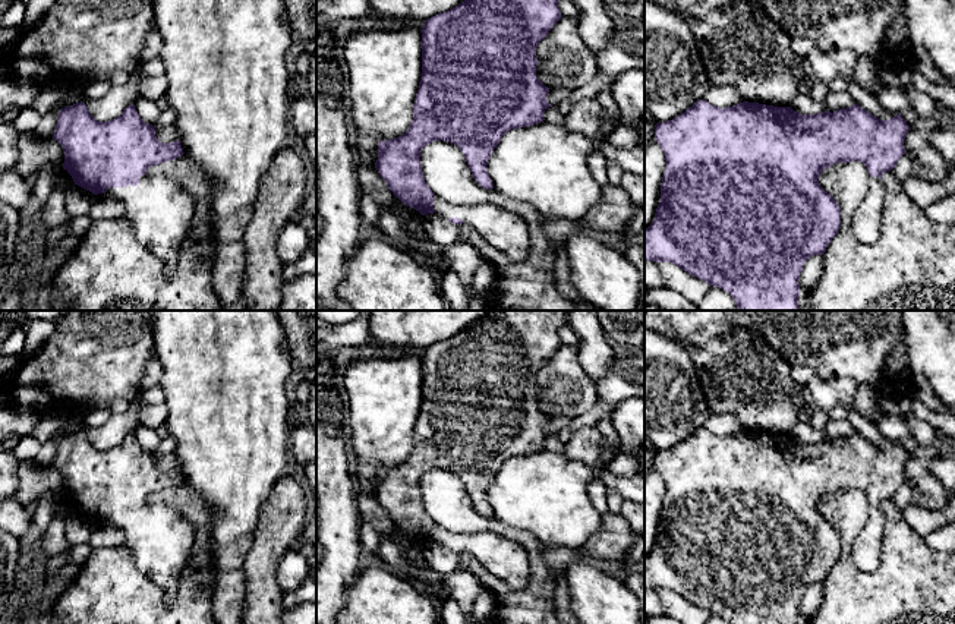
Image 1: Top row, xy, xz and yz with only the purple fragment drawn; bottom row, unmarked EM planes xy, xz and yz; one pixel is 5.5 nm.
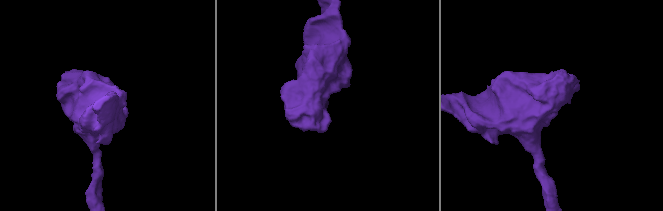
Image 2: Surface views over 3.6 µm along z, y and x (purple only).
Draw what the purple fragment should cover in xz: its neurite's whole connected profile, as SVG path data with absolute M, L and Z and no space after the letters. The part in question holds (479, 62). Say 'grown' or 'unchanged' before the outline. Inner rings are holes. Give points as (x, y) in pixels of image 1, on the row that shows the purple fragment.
grown; M464 0L458 6L425 21L422 32L422 78L413 104L413 120L398 138L378 144L375 168L387 182L388 189L407 207L422 215L438 214L454 224L467 223L494 248L507 253L514 262L524 262L529 256L529 229L526 221L510 209L492 204L454 205L438 198L426 185L420 151L434 141L457 145L472 171L473 179L483 189L494 189L488 174L488 160L501 138L511 129L533 126L543 122L543 113L552 107L546 101L549 88L536 78L536 47L552 26L562 18L560 0Z

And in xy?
grown; M82 101L59 111L53 139L63 146L63 168L75 185L94 195L107 192L120 201L125 207L125 218L132 223L138 242L157 253L164 261L167 274L171 274L179 249L192 229L195 199L174 180L164 176L148 177L146 170L182 157L185 152L180 142L160 142L155 126L146 125L133 104L114 120L97 122Z

